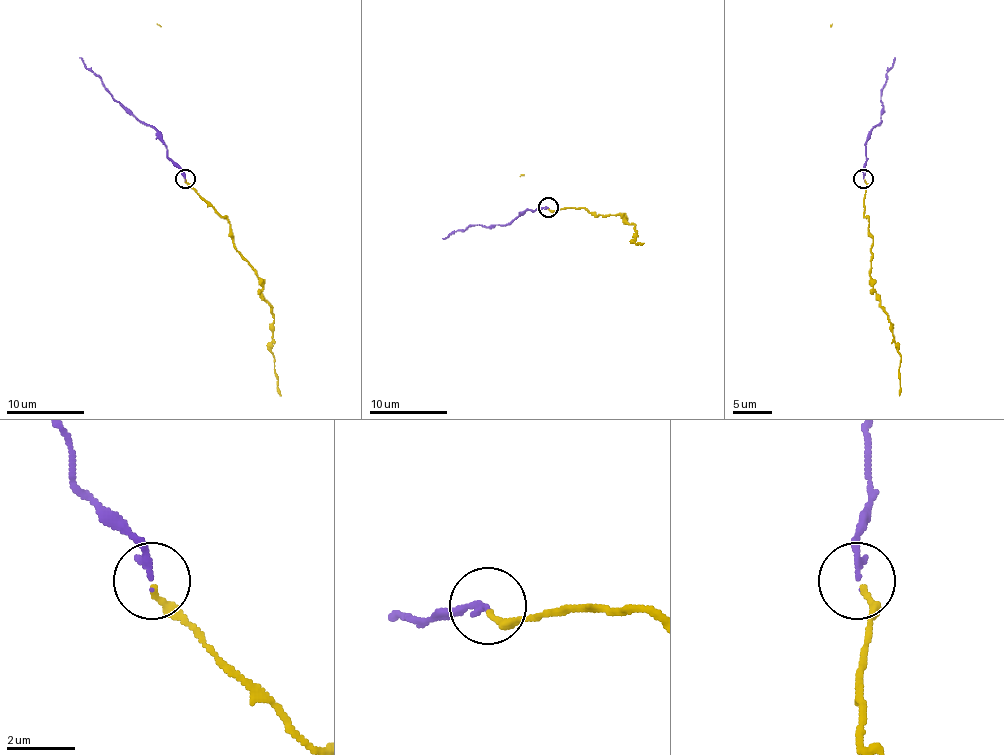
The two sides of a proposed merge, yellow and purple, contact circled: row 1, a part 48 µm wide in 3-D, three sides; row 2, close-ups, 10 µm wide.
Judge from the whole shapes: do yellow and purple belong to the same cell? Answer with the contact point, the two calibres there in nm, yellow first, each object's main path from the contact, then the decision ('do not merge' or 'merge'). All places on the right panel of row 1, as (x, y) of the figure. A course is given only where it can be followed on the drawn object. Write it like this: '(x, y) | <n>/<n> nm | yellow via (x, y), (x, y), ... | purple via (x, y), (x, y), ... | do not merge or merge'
(863, 179) | 190/170 nm | yellow via (864, 179), (864, 214), (869, 220), (873, 245), (875, 297), (887, 315), (900, 355), (898, 396) | purple via (864, 179), (867, 134), (881, 121), (881, 88), (895, 57) | merge

